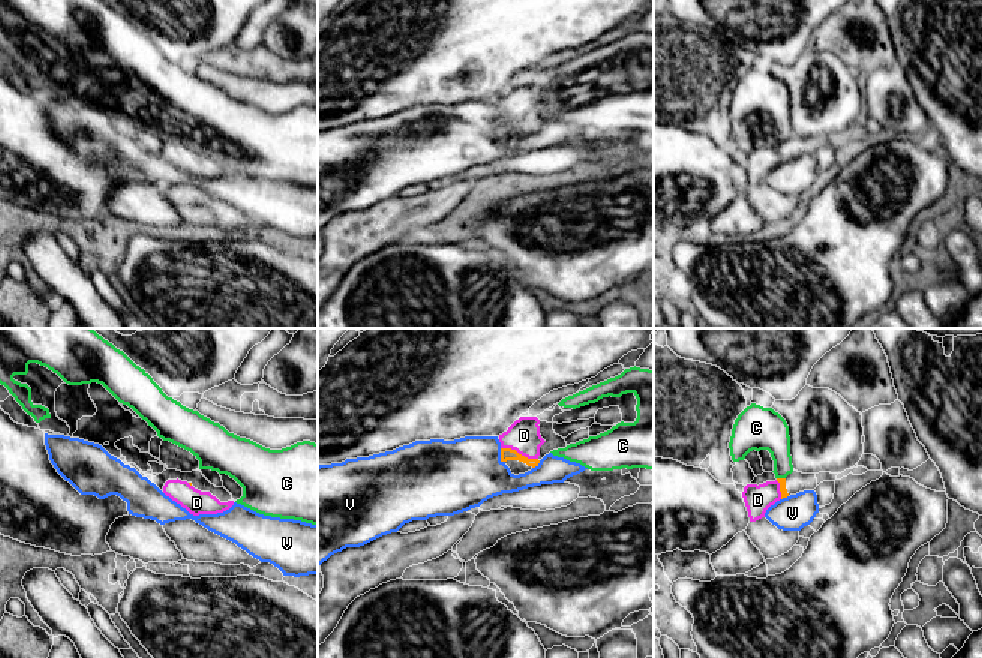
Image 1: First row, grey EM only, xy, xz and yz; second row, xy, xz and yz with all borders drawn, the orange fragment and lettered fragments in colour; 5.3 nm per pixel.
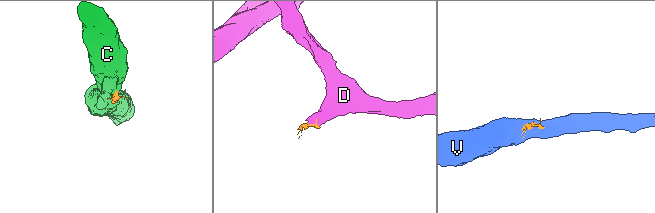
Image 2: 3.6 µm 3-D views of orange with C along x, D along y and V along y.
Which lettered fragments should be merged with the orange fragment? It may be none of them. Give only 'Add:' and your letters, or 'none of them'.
Add: D

